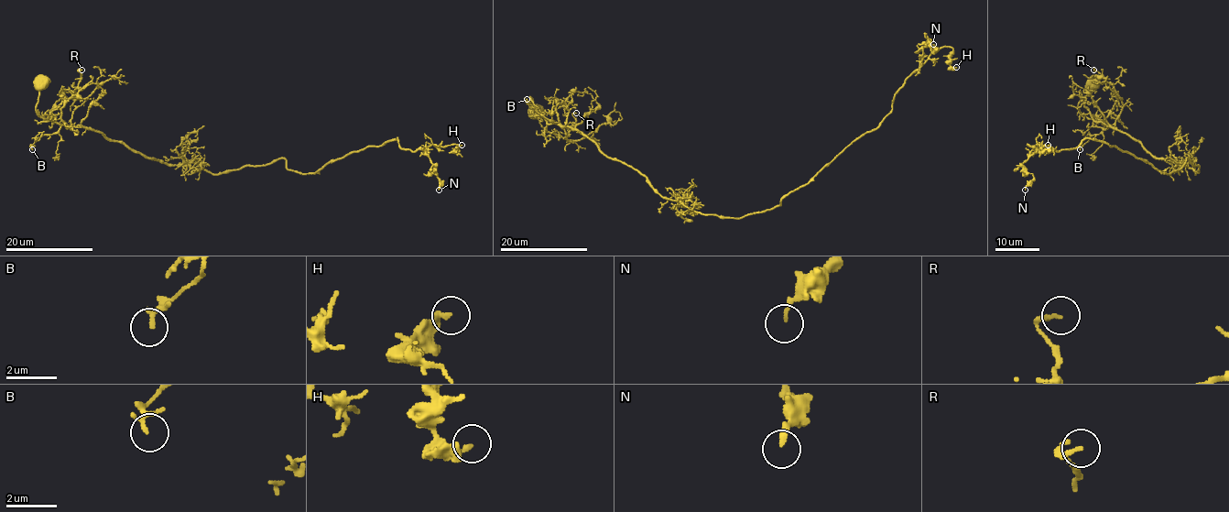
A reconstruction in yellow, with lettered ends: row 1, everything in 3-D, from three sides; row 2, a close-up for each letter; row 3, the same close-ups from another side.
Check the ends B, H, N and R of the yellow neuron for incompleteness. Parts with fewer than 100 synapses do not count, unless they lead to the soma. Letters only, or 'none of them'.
none of them

